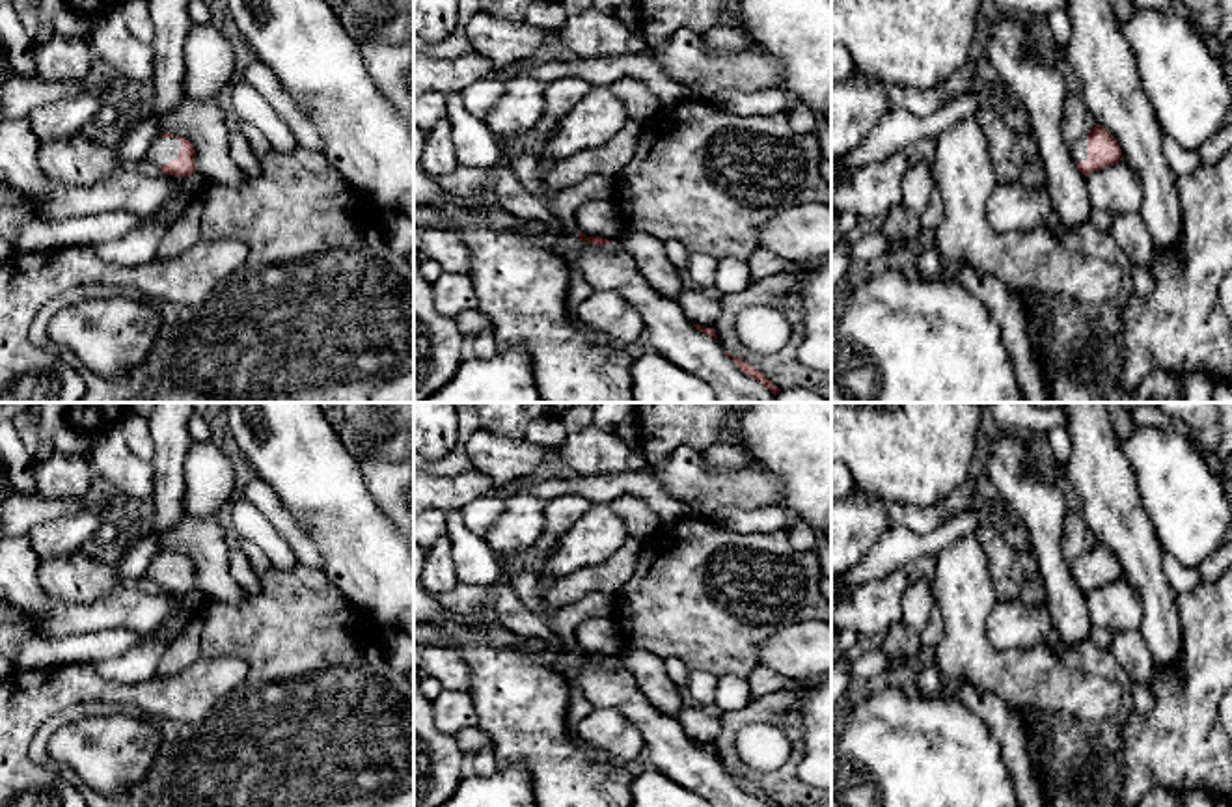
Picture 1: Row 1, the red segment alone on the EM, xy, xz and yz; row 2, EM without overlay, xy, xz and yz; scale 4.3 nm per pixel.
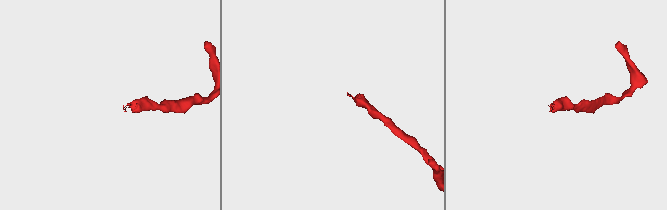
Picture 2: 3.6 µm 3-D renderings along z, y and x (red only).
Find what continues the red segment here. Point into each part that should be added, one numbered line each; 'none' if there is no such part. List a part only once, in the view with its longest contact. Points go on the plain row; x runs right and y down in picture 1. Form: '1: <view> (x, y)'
1: xy (164, 567)

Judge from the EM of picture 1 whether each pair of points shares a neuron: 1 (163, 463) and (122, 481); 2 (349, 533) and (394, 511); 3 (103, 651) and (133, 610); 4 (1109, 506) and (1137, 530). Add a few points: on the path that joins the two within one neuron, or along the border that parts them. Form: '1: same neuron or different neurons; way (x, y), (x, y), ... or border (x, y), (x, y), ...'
1: different neurons; border (150, 463), (151, 496)
2: different neurons; border (362, 476), (368, 496), (394, 526)
3: different neurons; border (77, 632), (129, 629), (142, 636)
4: same neuron; way (1117, 513), (1130, 526)

